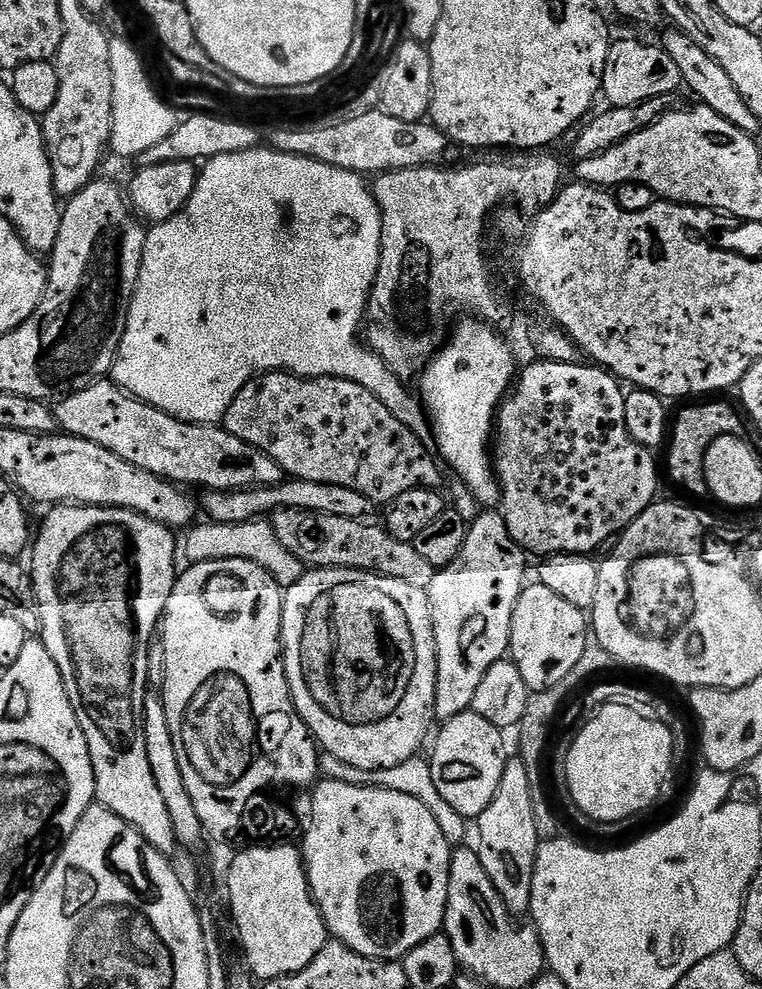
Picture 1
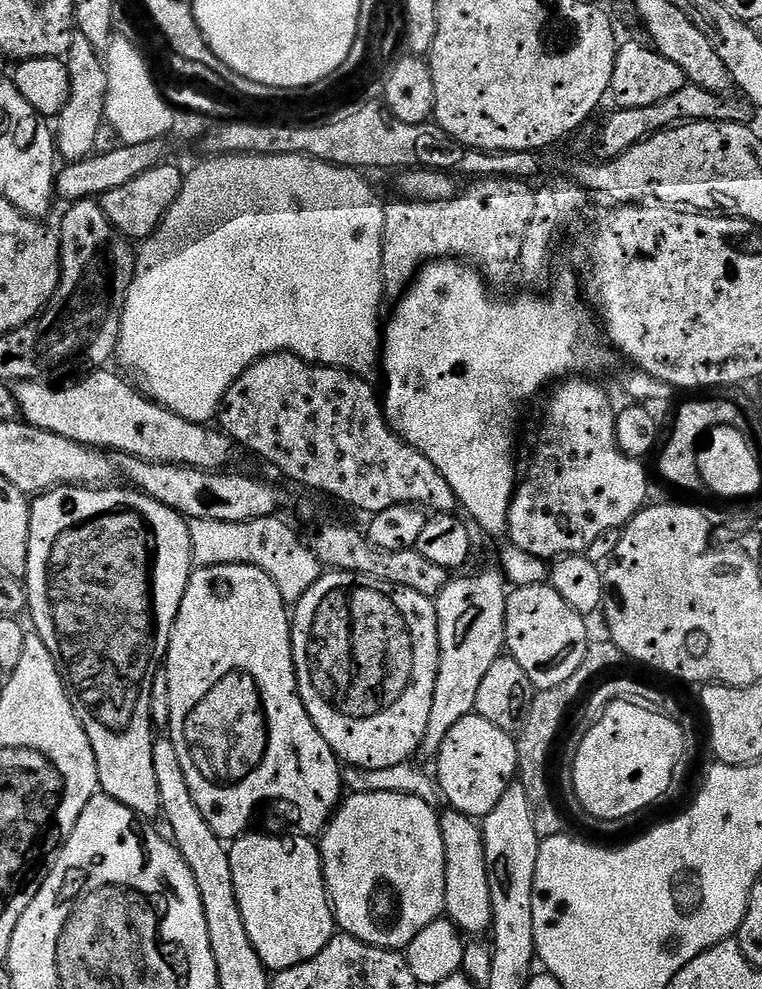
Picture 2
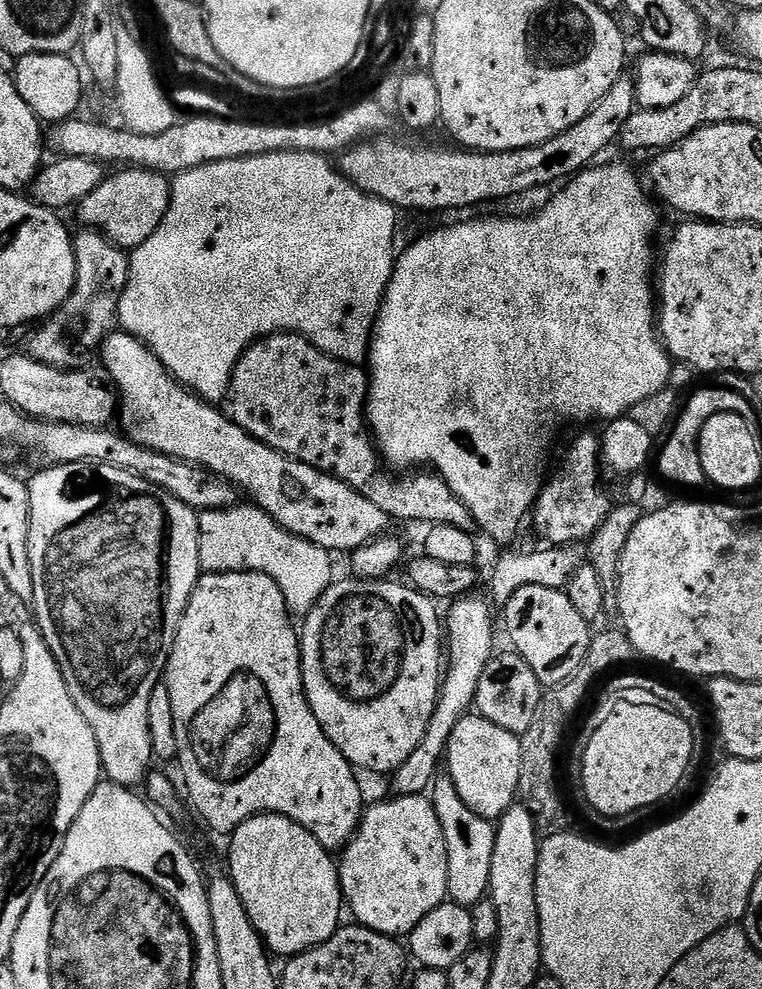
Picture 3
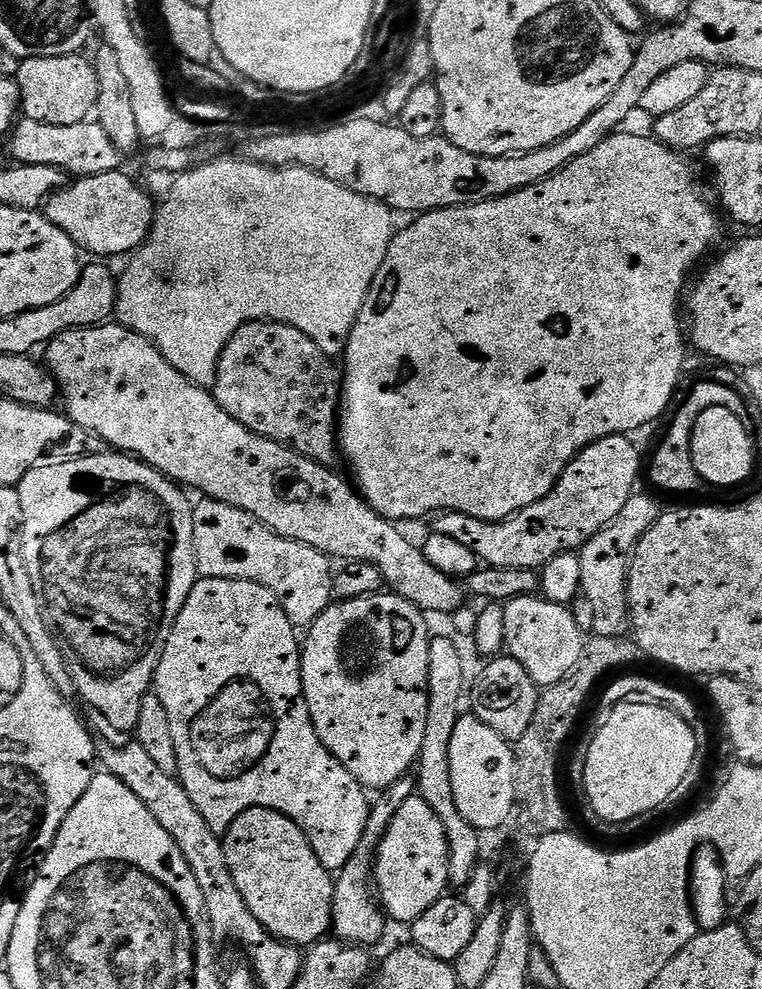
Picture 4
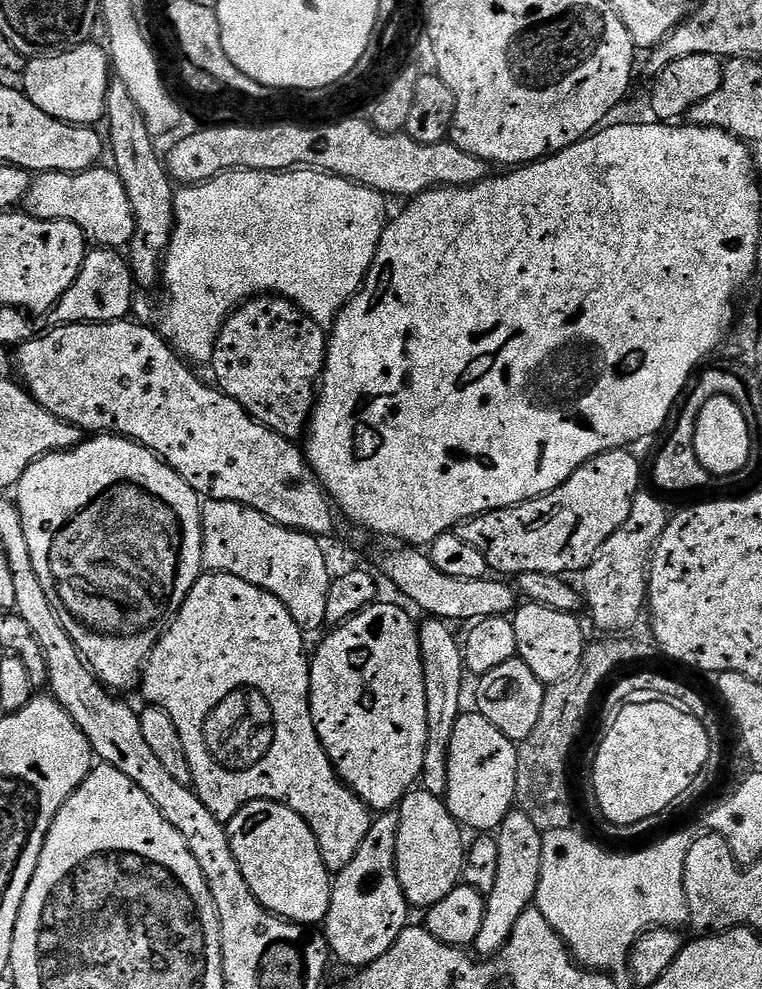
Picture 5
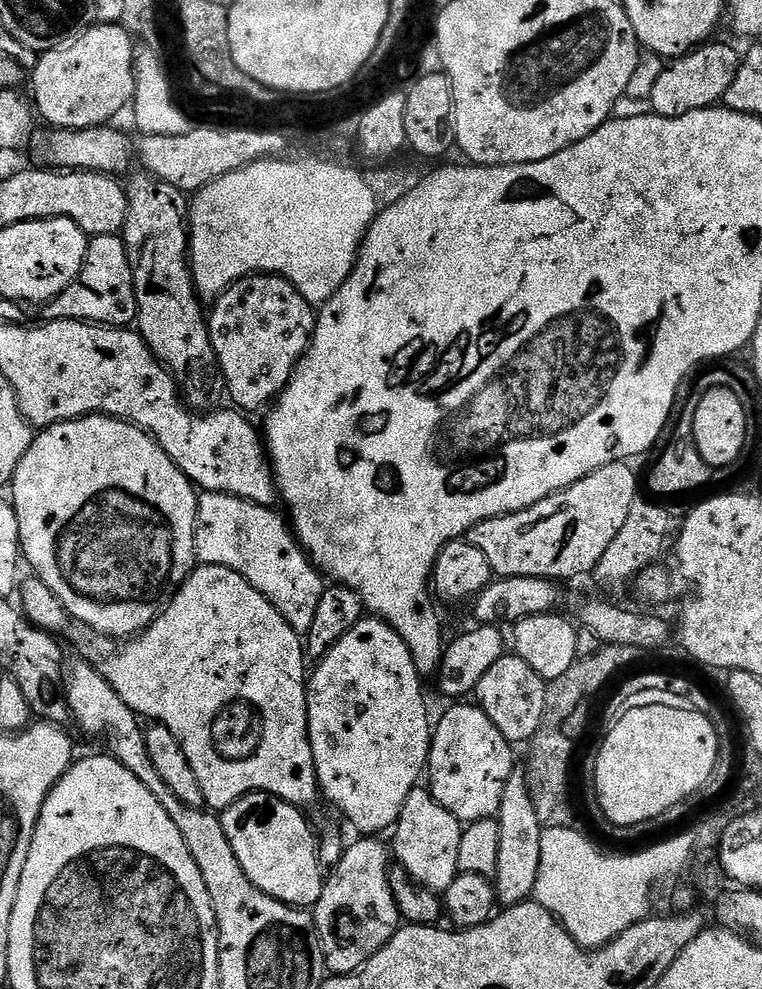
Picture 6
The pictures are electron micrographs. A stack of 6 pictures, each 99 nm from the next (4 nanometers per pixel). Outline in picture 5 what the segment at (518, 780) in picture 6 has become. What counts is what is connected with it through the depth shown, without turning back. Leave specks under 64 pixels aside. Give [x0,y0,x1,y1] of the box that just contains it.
[474,810,544,958]

